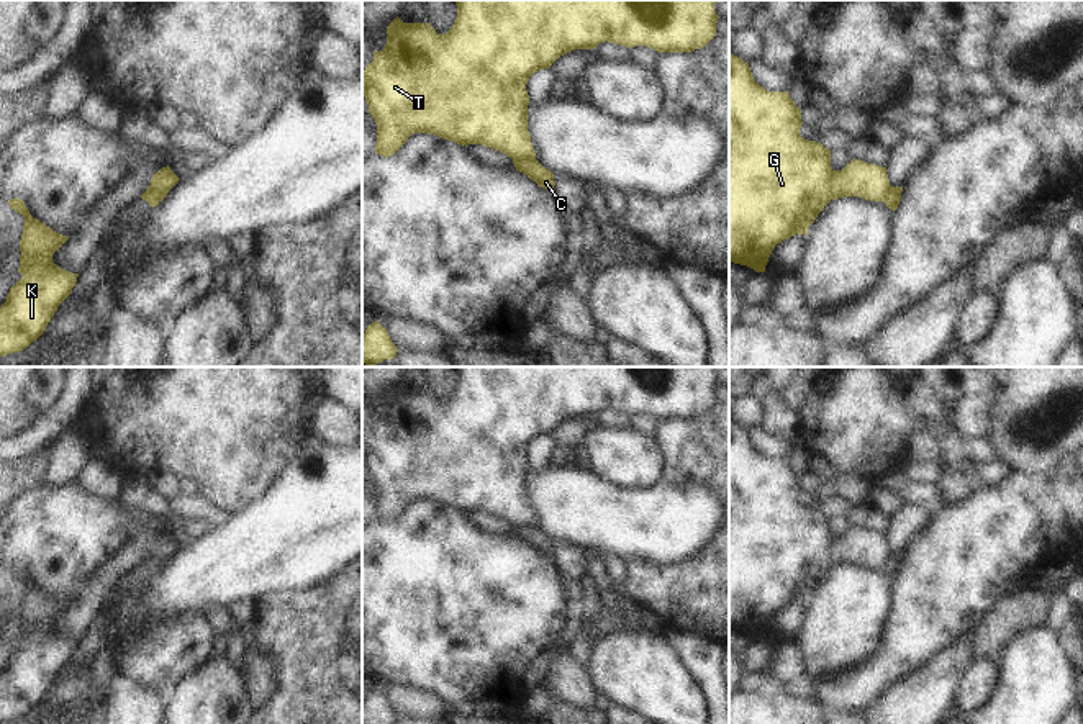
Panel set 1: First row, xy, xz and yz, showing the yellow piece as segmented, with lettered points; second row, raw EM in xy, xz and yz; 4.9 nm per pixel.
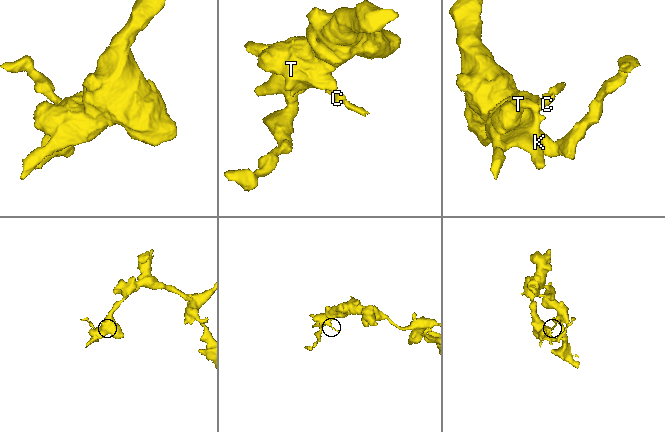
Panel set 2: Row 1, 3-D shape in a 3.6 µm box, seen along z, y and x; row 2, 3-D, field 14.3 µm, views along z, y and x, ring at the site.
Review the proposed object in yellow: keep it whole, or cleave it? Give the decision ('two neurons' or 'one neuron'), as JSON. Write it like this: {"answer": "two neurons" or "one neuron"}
{"answer": "two neurons"}

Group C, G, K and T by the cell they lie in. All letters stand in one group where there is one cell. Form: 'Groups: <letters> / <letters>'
Groups: C / G K T

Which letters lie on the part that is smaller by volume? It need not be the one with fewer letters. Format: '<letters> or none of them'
C

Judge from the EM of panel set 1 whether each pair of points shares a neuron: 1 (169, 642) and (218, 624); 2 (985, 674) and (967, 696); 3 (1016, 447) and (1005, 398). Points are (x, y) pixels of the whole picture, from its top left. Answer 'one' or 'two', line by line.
1: two
2: one
3: one

